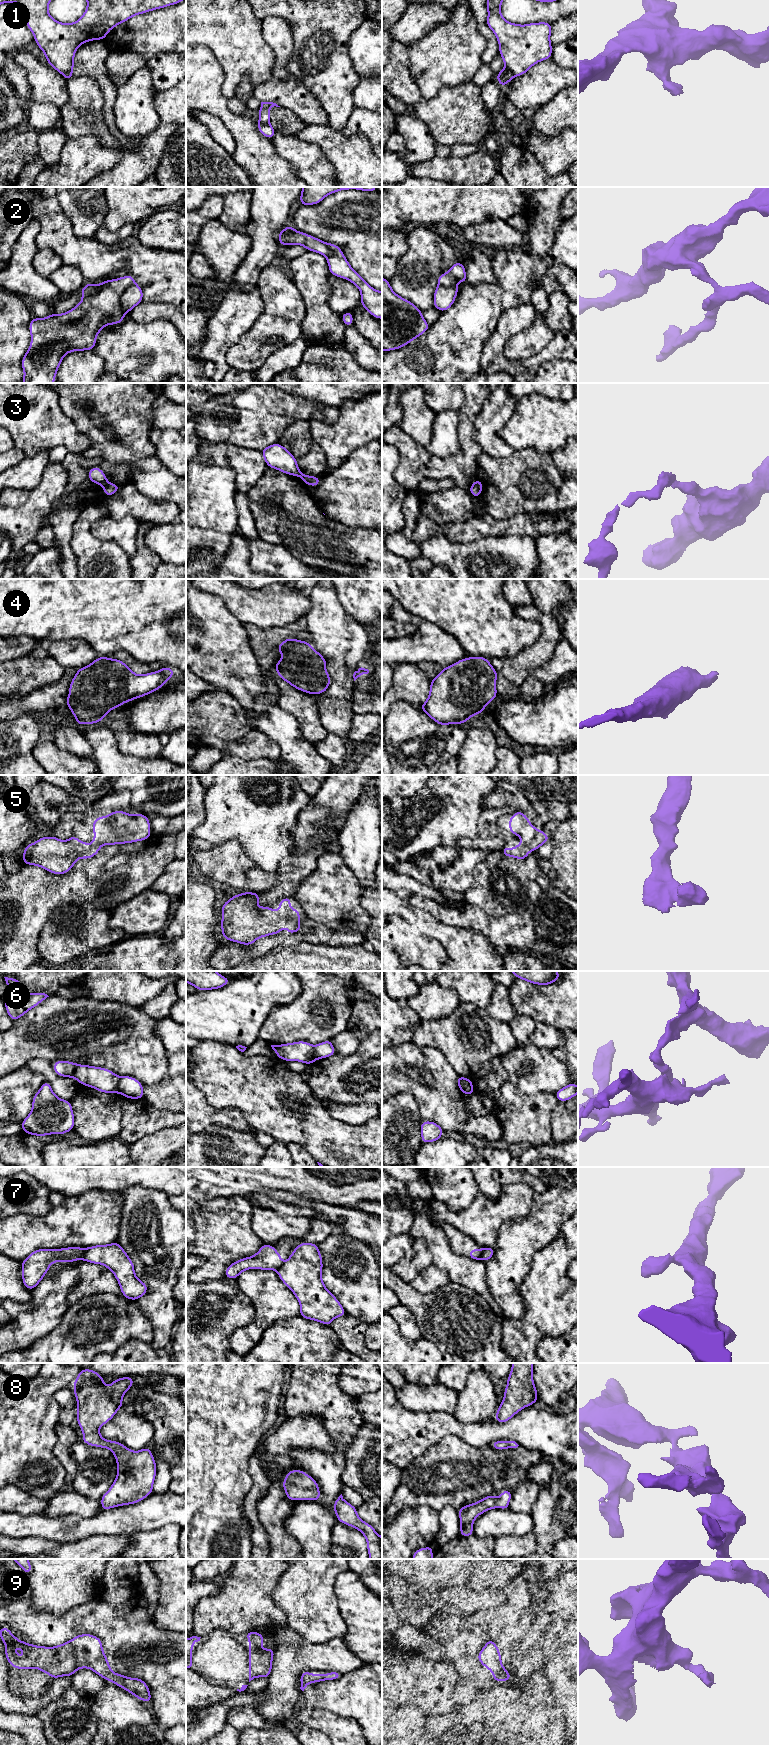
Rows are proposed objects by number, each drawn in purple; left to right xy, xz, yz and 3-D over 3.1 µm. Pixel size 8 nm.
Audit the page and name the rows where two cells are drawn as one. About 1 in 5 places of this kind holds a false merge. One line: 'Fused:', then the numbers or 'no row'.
Fused: 1, 2, 3, 6, 7

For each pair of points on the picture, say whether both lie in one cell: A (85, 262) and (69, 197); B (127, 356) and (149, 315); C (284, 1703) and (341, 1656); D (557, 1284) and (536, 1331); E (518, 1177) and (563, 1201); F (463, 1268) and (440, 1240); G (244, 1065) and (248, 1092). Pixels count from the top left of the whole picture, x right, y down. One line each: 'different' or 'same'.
A: different
B: different
C: same
D: same
E: different
F: same
G: same

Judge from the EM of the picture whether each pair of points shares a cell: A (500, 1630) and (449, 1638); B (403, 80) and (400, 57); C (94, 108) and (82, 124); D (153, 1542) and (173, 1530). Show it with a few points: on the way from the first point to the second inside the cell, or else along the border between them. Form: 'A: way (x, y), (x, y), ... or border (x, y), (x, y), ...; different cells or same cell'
A: border (470, 1617), (489, 1637); different cells
B: way (401, 74), (401, 63); same cell
C: way (90, 112), (82, 120); same cell
D: way (158, 1542), (168, 1535); same cell

